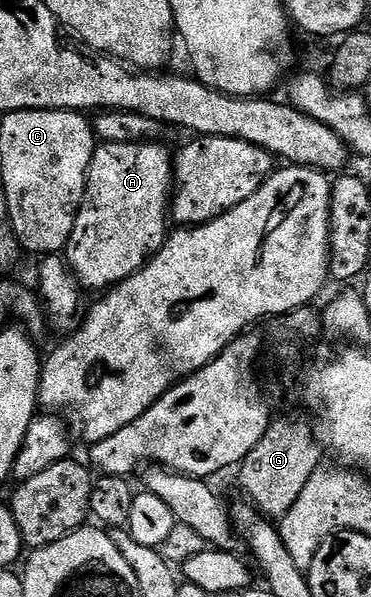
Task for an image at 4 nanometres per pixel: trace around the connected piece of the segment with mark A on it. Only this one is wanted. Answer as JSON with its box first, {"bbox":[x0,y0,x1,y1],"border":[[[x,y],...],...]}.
{"bbox":[63,141,174,292],"border":[[[160,141],[152,142],[128,142],[127,144],[111,144],[110,142],[101,142],[97,150],[93,153],[93,159],[87,172],[85,181],[85,195],[81,201],[81,207],[75,220],[75,228],[71,228],[71,240],[67,240],[63,251],[63,257],[69,263],[69,269],[73,271],[78,287],[86,291],[97,290],[96,292],[105,292],[117,285],[117,283],[127,280],[133,274],[138,274],[150,260],[160,252],[162,244],[171,233],[171,191],[173,189],[173,163],[174,155],[169,154],[169,150]]]}

